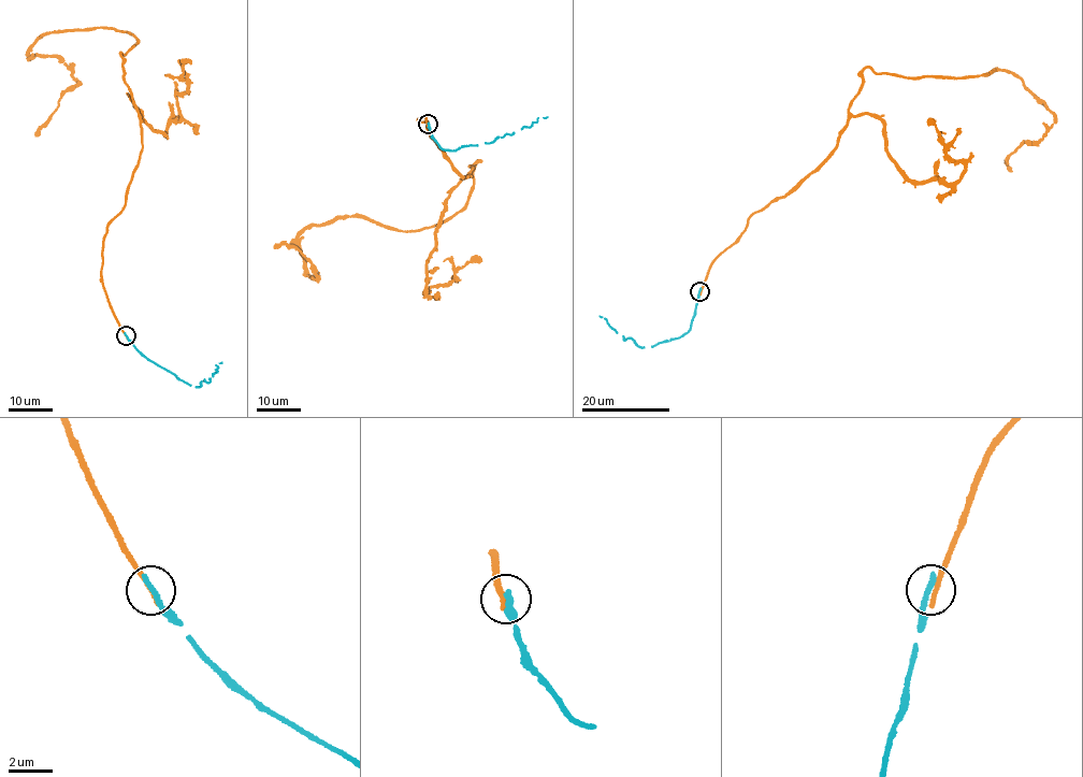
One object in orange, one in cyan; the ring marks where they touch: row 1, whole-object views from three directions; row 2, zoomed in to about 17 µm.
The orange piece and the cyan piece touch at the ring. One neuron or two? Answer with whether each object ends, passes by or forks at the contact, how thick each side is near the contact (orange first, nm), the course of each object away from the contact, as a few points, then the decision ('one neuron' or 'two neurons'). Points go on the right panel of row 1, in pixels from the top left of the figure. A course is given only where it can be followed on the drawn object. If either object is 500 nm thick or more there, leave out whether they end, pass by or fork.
orange ends there; cyan ends there; 260 nm thick on the orange side, 280 nm on the other; orange runs (701, 290), (747, 219), (838, 144), (866, 68), (1019, 77), (1054, 123), (1010, 154), (1011, 171); cyan runs (701, 290), (689, 330), (677, 339), (651, 346), (641, 348), (633, 340), (625, 341), (600, 315); two neurons

